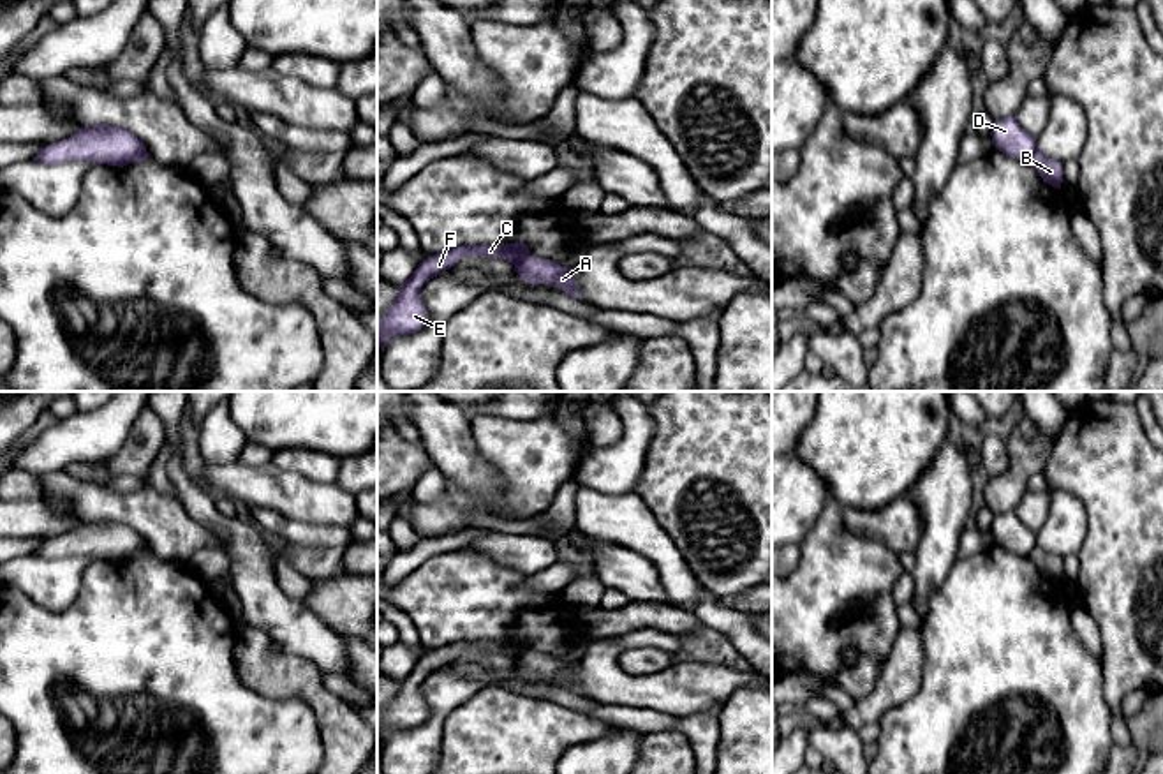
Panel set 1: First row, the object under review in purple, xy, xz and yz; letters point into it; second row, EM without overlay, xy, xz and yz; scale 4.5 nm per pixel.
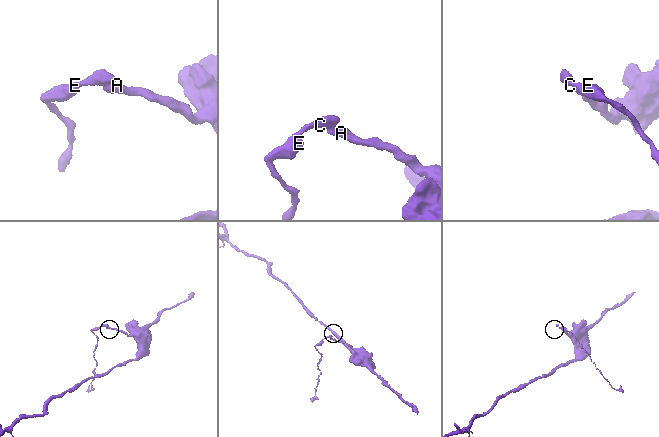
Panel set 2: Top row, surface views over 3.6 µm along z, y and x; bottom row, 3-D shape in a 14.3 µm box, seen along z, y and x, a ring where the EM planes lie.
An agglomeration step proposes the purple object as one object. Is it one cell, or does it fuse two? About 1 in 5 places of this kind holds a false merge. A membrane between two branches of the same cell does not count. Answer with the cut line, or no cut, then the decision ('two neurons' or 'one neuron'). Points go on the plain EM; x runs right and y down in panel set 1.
xz (529, 649), (515, 660) | two neurons

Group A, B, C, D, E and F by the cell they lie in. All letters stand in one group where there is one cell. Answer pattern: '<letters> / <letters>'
A B / C D E F

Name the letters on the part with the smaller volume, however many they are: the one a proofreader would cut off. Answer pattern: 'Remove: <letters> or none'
Remove: C, D, E, F

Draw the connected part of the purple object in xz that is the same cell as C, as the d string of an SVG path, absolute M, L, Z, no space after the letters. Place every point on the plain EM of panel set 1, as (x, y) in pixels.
M506 638L502 642L462 640L439 644L435 651L418 659L416 666L400 681L400 686L377 721L377 741L384 746L389 732L416 728L428 718L428 707L419 693L421 682L433 672L442 670L463 651L504 654L513 659L530 651L523 638Z

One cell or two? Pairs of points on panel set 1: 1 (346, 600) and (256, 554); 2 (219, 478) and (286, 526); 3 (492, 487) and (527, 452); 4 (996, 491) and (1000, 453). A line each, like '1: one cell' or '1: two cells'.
1: two cells
2: two cells
3: two cells
4: two cells

